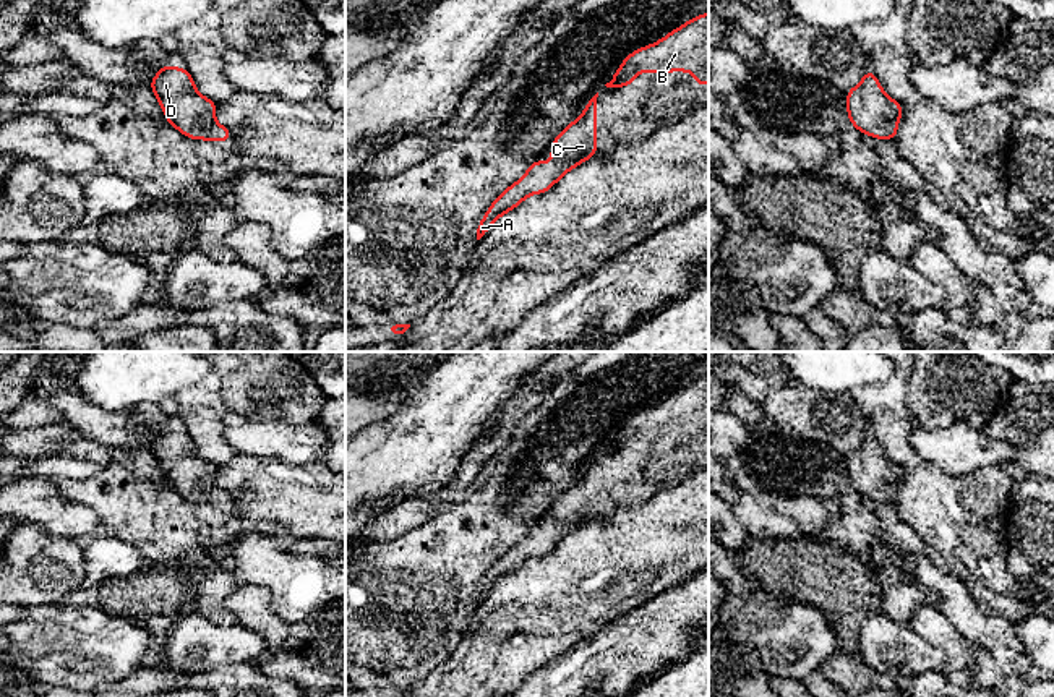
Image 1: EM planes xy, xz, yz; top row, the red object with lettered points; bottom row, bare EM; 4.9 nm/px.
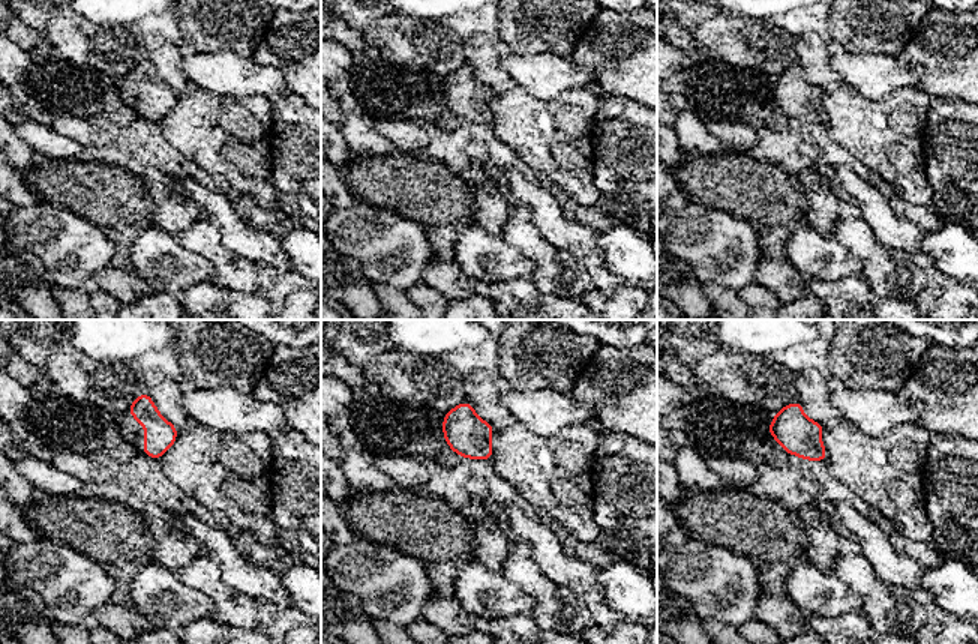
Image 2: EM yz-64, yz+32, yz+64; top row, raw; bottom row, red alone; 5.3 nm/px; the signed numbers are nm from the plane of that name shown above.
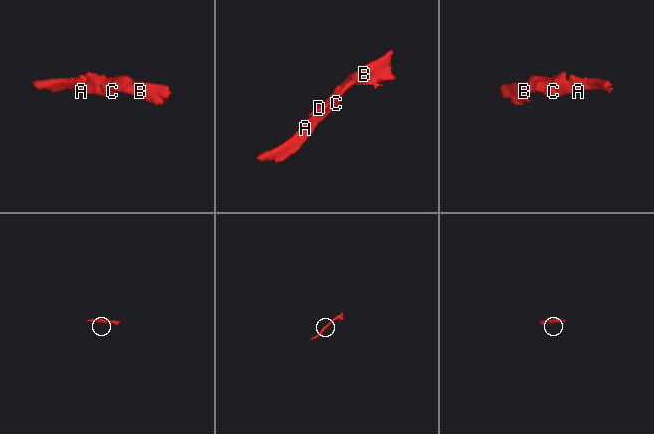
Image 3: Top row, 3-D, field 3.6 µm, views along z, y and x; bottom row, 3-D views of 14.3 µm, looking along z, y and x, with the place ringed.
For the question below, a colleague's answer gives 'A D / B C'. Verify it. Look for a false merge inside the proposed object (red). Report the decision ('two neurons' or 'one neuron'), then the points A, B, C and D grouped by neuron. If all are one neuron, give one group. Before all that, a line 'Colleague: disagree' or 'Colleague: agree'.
Colleague: disagree
one neuron; A B C D

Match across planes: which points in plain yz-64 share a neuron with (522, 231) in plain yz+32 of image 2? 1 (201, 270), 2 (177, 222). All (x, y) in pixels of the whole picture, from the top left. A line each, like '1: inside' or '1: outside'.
1: outside
2: outside

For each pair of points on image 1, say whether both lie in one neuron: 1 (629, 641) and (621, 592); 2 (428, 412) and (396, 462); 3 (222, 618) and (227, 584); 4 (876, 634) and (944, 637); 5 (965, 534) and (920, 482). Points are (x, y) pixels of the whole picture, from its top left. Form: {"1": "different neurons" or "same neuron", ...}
{"1": "different neurons", "2": "same neuron", "3": "same neuron", "4": "different neurons", "5": "same neuron"}

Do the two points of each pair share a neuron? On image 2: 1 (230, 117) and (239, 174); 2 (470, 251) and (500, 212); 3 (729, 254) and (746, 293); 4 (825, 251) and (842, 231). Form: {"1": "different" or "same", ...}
{"1": "same", "2": "different", "3": "different", "4": "different"}

